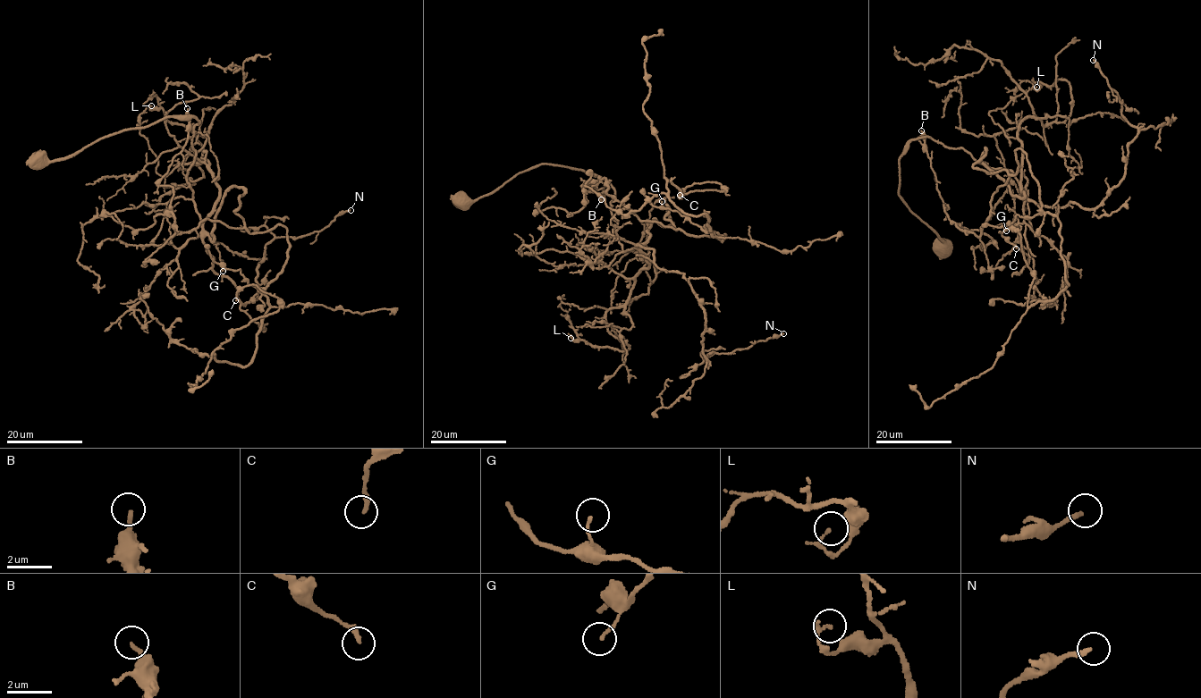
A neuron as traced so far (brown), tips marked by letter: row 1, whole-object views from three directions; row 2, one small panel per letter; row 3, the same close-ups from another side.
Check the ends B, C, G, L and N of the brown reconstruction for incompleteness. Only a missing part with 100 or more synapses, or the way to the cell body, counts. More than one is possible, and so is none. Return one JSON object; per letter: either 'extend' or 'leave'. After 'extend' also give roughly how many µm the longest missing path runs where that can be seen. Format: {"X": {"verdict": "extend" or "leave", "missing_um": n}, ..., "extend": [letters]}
{"B": {"verdict": "leave"}, "C": {"verdict": "leave"}, "G": {"verdict": "leave"}, "L": {"verdict": "leave"}, "N": {"verdict": "leave"}, "extend": []}

